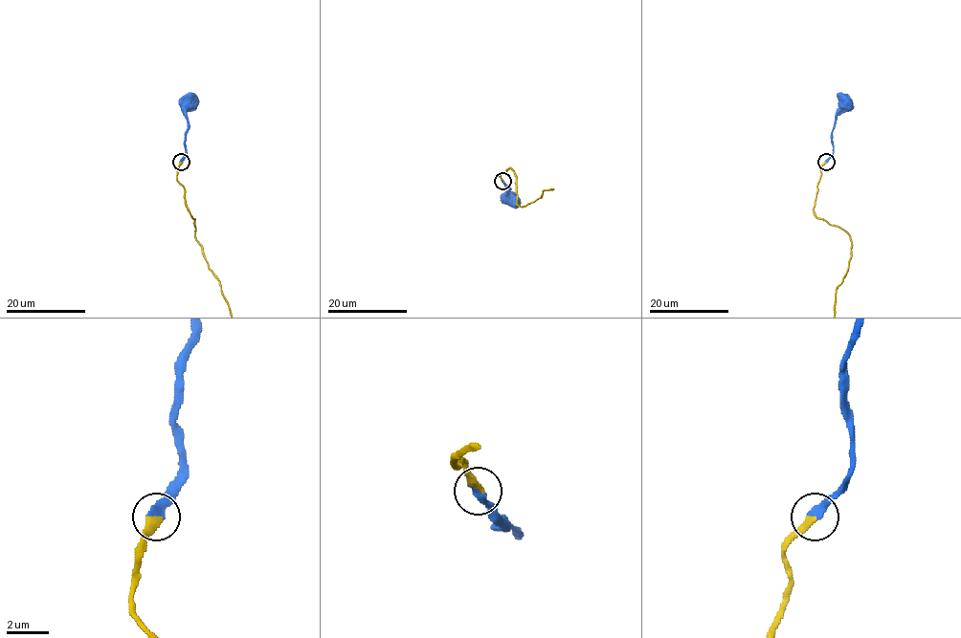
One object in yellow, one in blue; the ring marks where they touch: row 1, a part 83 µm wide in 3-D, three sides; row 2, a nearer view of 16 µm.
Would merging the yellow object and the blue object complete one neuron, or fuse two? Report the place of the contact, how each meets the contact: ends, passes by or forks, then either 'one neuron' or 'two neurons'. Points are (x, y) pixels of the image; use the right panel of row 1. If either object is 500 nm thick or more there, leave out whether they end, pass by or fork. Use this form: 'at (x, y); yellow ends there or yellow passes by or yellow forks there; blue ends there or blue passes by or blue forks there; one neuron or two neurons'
at (826, 162); yellow ends there; blue ends there; one neuron

